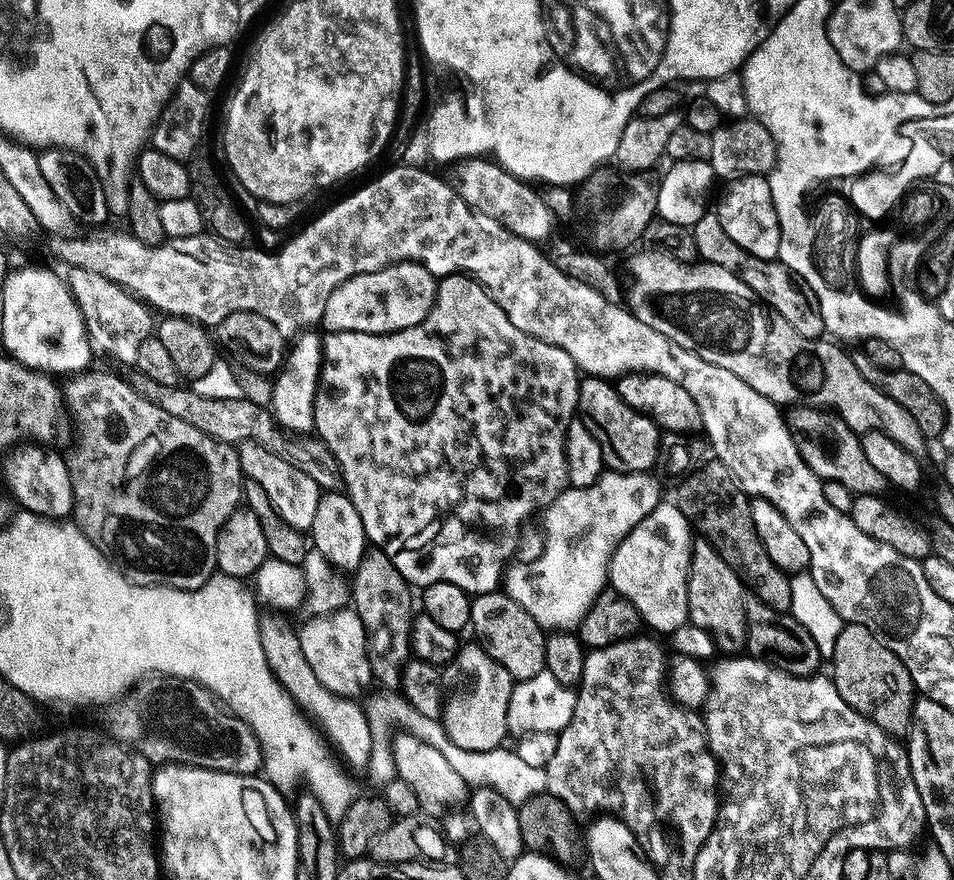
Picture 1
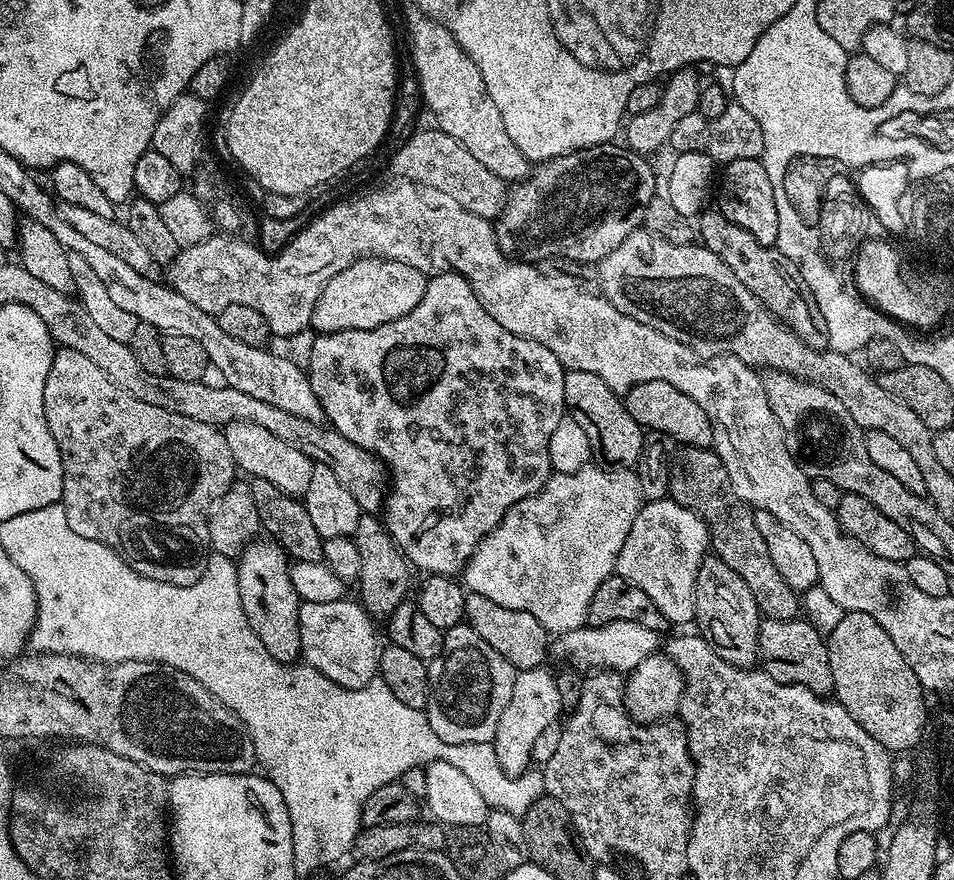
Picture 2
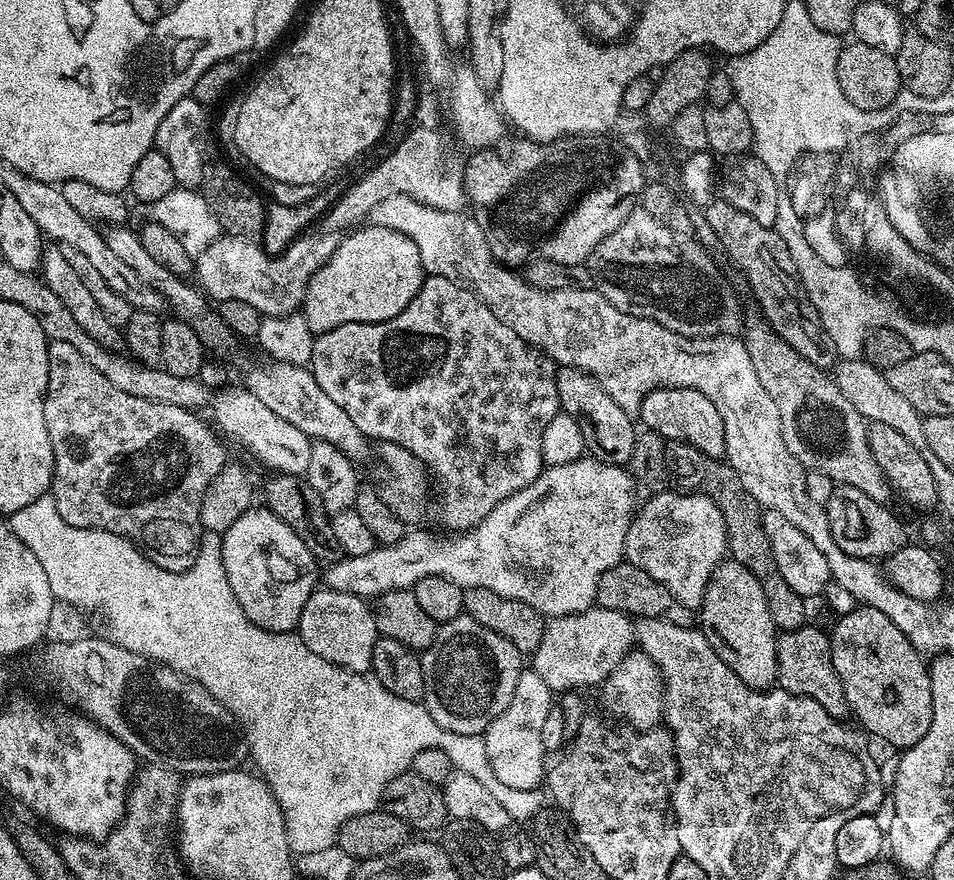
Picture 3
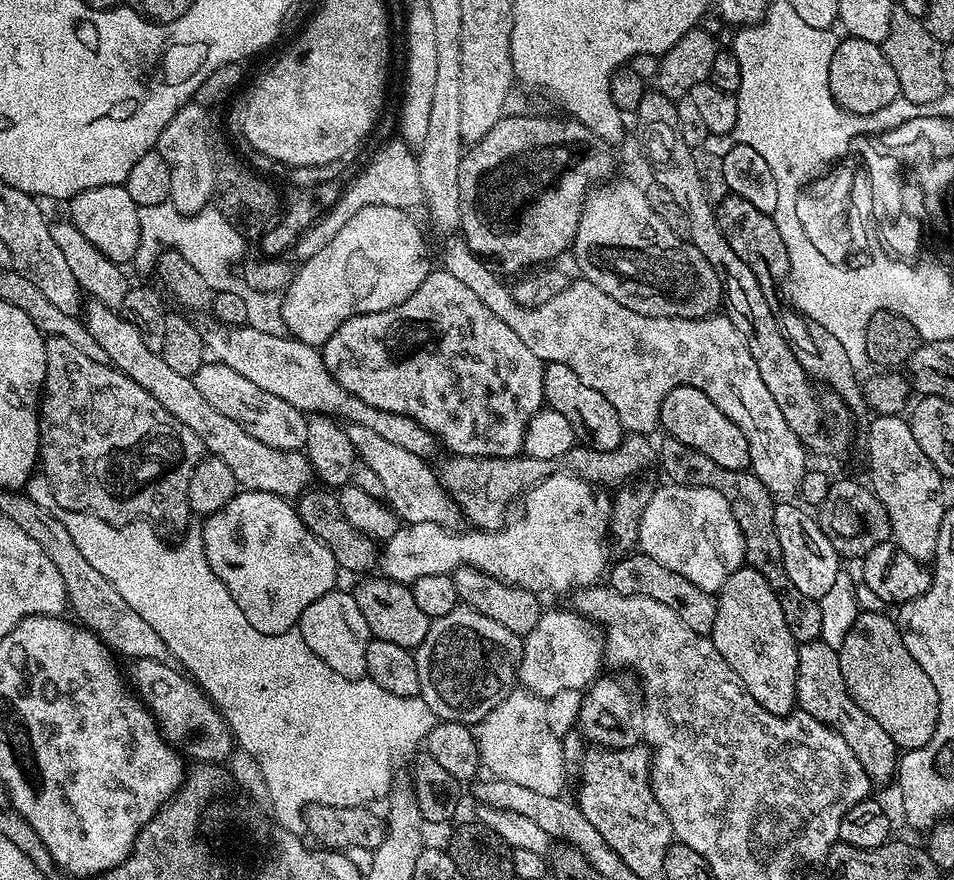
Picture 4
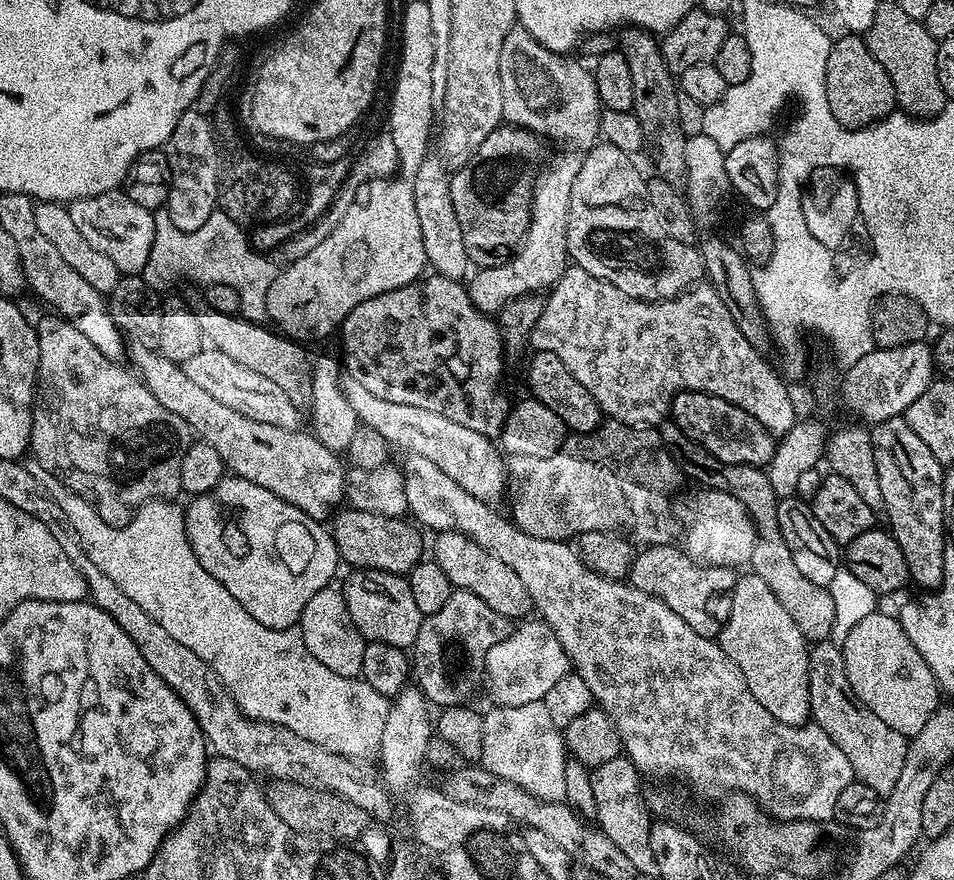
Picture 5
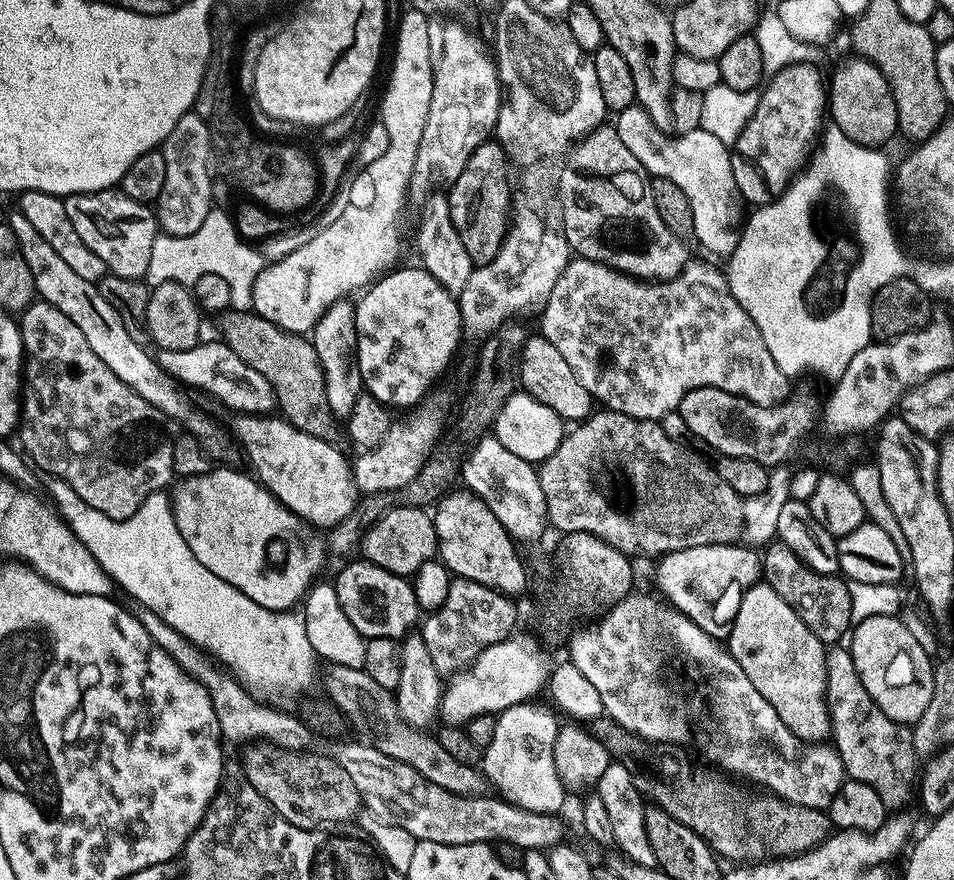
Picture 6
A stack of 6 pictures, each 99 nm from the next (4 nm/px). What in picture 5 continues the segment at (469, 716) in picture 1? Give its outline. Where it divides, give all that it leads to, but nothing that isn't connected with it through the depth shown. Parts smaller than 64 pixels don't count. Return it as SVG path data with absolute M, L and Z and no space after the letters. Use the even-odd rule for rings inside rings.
M453 590L438 614L423 617L420 622L414 645L414 676L420 679L420 690L440 710L467 705L485 683L487 651L511 635L513 629L513 621L498 614L498 610L490 610L482 598Z

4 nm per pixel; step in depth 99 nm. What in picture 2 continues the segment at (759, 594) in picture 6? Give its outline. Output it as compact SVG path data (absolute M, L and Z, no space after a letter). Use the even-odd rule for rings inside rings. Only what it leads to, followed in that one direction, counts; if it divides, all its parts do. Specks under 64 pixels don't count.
M712 554L700 563L696 579L696 619L700 624L699 635L726 662L735 668L745 670L757 663L760 655L760 621L762 617L759 606L754 602L754 594L750 594L750 586Z

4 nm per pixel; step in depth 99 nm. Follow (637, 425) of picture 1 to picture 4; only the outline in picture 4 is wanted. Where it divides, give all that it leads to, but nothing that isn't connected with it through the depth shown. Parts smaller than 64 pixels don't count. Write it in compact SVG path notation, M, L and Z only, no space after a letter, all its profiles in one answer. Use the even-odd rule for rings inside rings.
M562 362L545 363L542 386L545 405L569 420L573 428L582 433L583 443L589 448L595 451L613 451L623 442L626 429L614 406L610 406L610 402L606 402L606 398L598 394L598 390L586 386L586 382L582 382L582 378L578 378L578 374L570 370L570 366L562 366Z

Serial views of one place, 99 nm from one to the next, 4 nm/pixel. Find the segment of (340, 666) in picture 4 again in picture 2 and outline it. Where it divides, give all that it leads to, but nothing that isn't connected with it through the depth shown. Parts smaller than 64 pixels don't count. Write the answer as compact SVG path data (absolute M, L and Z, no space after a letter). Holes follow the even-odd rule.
M345 598L338 602L304 602L300 605L300 651L303 663L318 670L330 682L343 688L365 688L378 676L378 643L372 629L374 620L355 599Z

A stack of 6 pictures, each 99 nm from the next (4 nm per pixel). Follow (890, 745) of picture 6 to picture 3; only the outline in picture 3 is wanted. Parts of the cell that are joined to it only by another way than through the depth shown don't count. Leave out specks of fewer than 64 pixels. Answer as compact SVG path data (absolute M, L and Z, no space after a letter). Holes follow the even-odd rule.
M805 626L780 632L776 637L776 657L776 684L783 691L795 696L809 696L831 716L844 718L849 715L846 690L842 690L842 682L832 665L832 642L825 629L823 632L820 628Z

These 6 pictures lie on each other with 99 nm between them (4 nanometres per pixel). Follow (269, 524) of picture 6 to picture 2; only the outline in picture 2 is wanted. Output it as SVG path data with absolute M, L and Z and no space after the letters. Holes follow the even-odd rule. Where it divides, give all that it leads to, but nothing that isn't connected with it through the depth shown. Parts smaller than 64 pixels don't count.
M257 538L247 544L244 551L240 553L236 564L236 577L238 578L238 594L242 602L242 610L245 618L248 619L248 625L252 628L252 633L258 637L262 646L274 659L279 660L281 664L293 663L301 655L300 605L302 601L292 585L289 553L271 539Z

